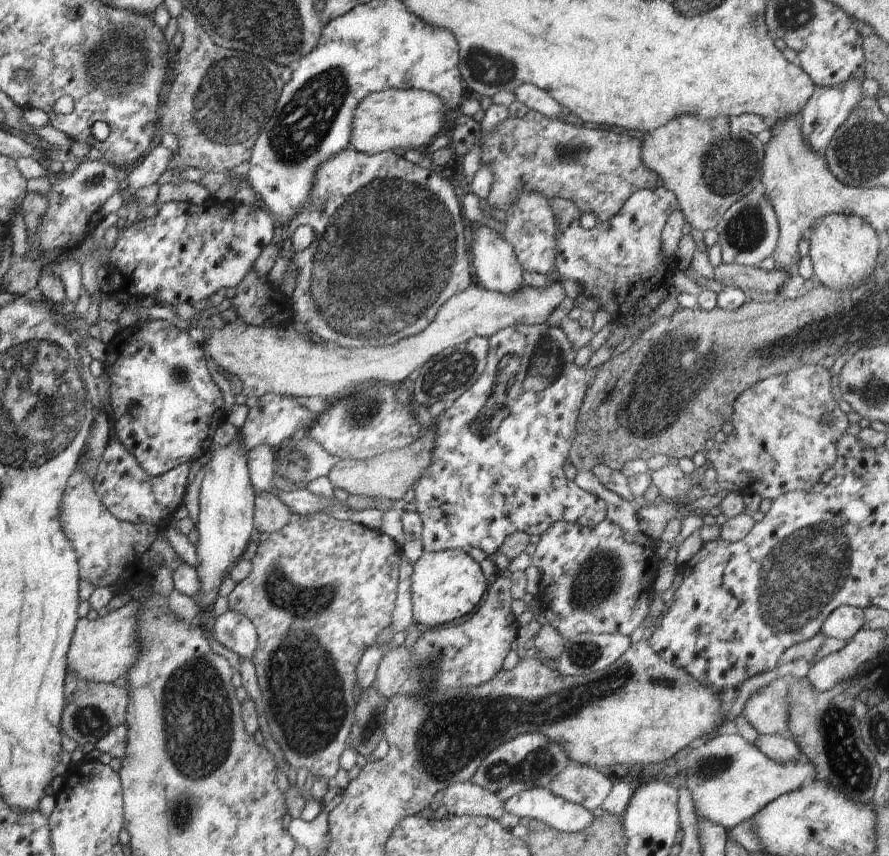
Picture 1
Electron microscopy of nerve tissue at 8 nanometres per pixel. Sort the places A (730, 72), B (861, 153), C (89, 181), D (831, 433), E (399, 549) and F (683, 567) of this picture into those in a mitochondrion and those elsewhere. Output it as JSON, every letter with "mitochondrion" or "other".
{"A":"other","B":"mitochondrion","C":"mitochondrion","D":"other","E":"other","F":"other"}

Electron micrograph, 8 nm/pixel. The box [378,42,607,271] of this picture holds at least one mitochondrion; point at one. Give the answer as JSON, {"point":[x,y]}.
{"point":[488,68]}

